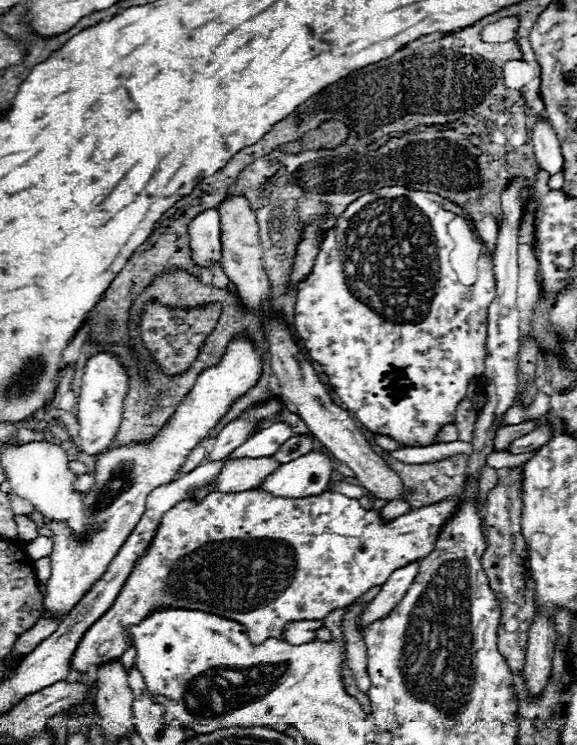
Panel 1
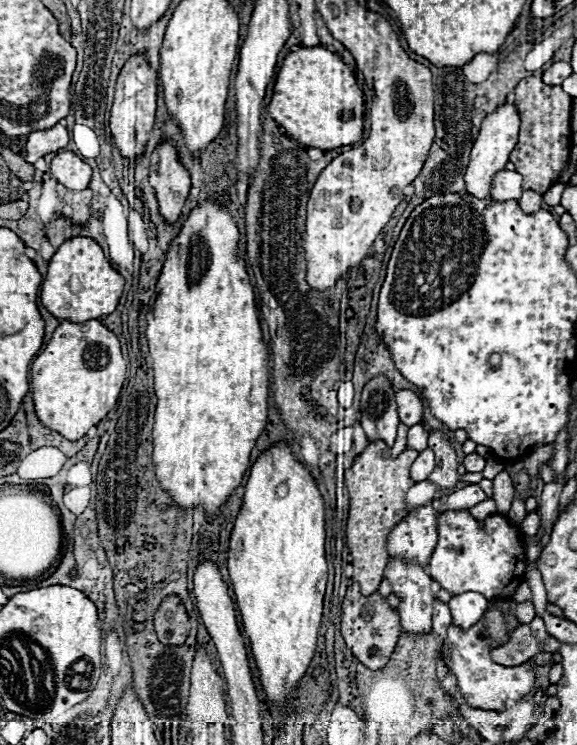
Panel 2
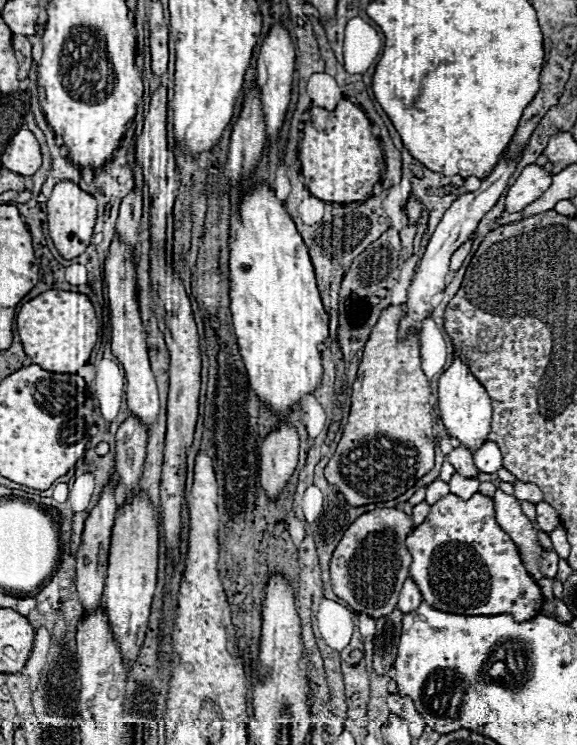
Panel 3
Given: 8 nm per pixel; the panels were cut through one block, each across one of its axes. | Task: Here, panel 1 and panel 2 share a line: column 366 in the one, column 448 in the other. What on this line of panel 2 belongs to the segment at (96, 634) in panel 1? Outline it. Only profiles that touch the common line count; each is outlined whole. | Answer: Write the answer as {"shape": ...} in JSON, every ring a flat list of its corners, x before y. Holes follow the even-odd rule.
{"shape":[[446,510,436,520,438,544,430,556,428,570,432,580,452,594,464,594,466,590,478,590,488,600,498,598,514,580,522,578,526,568,524,544,520,544,520,530,514,528,508,518,490,514,484,520,476,520,468,510]]}

